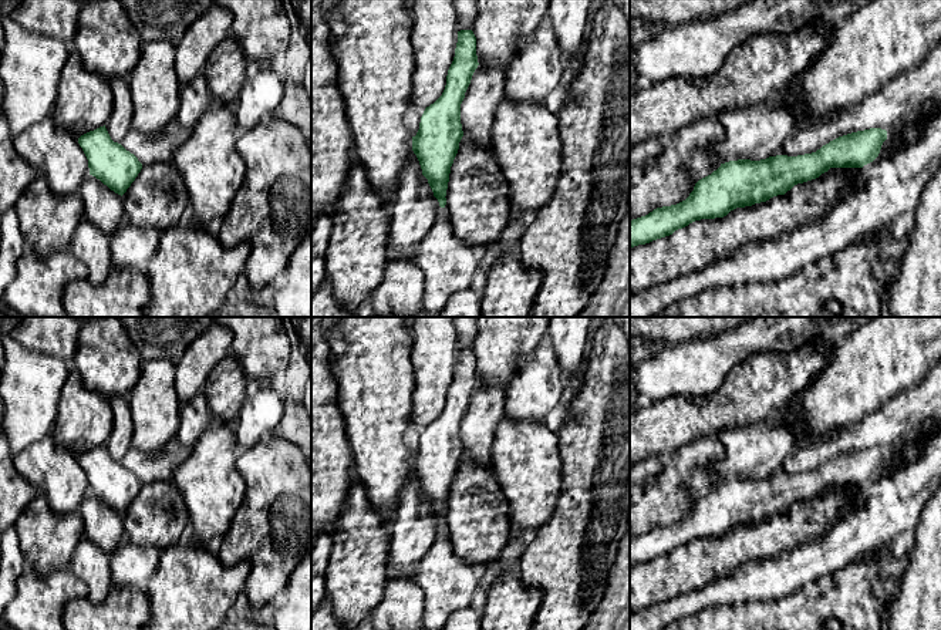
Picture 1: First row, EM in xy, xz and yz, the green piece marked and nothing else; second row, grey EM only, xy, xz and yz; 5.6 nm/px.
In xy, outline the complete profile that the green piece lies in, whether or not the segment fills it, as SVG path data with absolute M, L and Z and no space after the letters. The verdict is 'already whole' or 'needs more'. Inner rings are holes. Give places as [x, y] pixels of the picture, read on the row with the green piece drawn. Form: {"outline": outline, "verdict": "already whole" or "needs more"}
{"outline": "M105 125L81 135L78 144L88 159L90 175L121 196L142 169L134 154L111 139Z", "verdict": "already whole"}

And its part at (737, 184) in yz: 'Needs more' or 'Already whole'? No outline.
Already whole

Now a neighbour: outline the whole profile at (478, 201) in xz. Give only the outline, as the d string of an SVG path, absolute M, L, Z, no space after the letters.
M465 135L451 166L445 198L455 235L472 247L498 242L515 216L492 146L476 146Z

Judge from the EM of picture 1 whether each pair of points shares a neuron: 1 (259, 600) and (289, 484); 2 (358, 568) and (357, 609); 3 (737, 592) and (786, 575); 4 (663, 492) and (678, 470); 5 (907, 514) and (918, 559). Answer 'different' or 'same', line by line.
1: same
2: same
3: same
4: same
5: different

